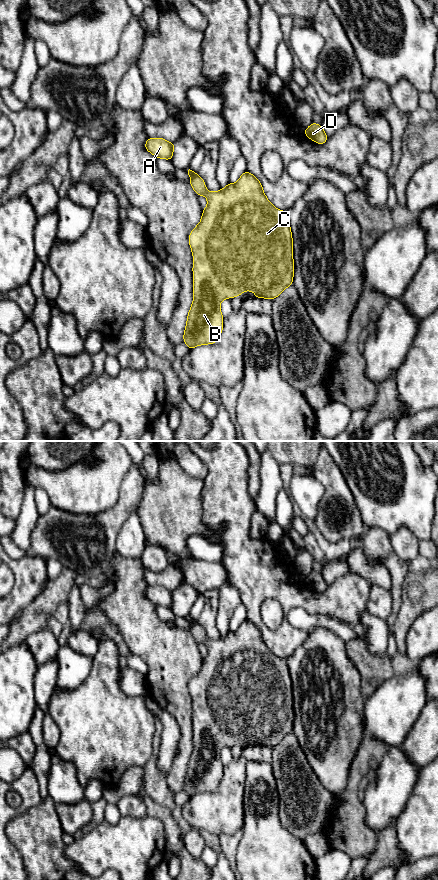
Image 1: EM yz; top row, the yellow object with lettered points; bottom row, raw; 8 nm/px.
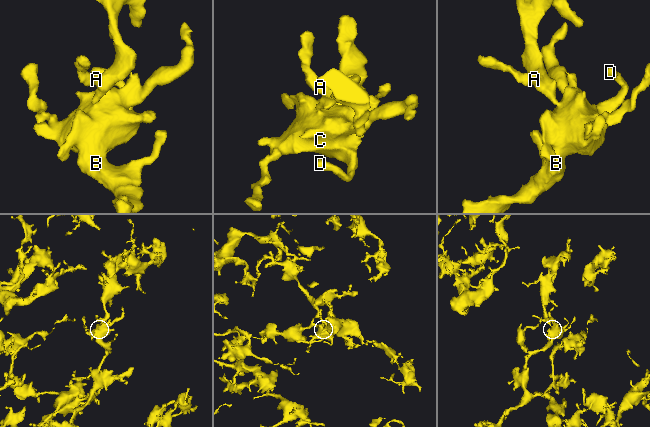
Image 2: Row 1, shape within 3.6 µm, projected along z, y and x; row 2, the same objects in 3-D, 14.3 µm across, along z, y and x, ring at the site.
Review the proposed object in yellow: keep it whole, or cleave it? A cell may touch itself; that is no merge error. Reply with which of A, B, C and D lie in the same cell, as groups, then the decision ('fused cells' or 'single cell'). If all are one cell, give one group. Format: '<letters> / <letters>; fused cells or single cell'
A B C D; single cell

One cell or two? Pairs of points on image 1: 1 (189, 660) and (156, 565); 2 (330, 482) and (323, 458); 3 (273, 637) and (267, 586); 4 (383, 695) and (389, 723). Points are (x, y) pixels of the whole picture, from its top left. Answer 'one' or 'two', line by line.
1: two
2: one
3: one
4: one

